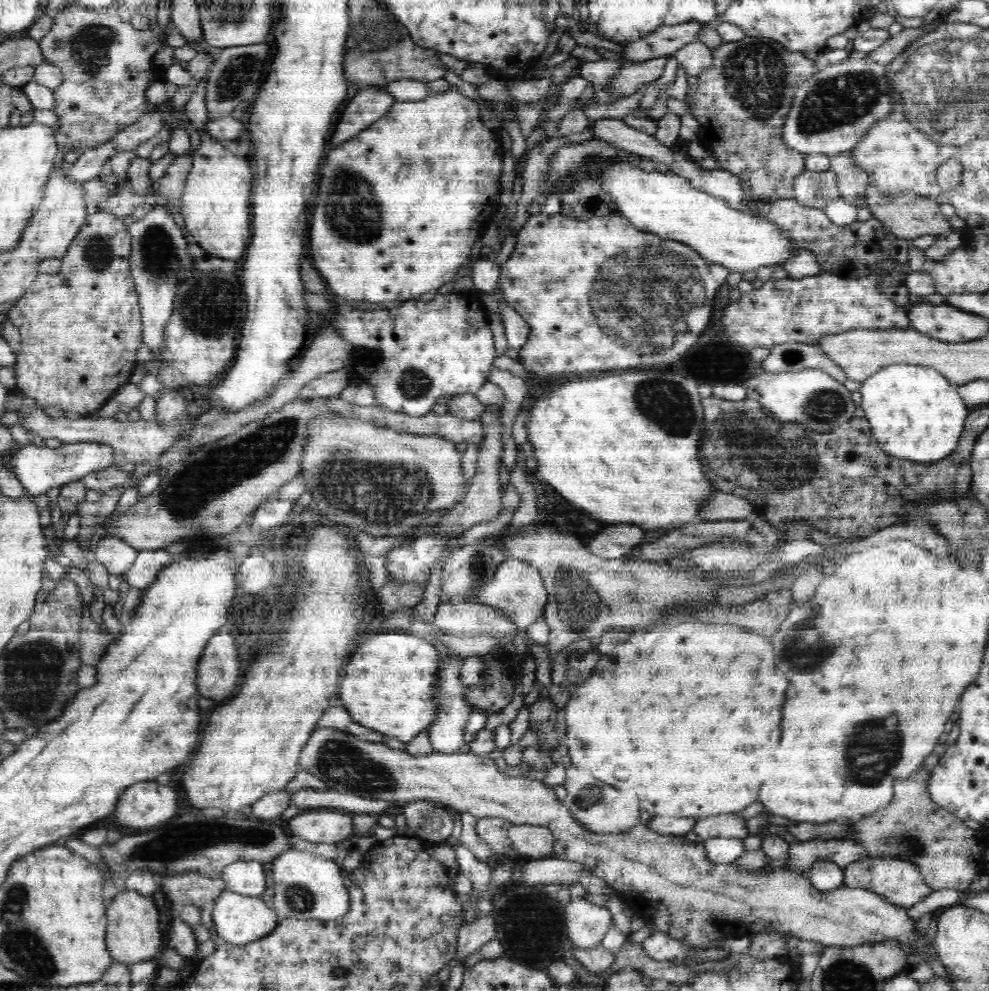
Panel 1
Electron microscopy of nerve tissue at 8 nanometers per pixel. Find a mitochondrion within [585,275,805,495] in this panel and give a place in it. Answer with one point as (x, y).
(665, 402)

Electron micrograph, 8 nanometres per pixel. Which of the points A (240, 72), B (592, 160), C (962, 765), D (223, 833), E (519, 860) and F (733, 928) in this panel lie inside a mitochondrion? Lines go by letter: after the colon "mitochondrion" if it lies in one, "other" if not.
A: mitochondrion
B: other
C: other
D: mitochondrion
E: other
F: mitochondrion

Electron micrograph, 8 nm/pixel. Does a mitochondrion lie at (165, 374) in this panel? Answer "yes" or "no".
no

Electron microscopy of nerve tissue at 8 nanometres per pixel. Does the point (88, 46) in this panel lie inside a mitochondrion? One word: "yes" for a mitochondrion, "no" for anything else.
yes

